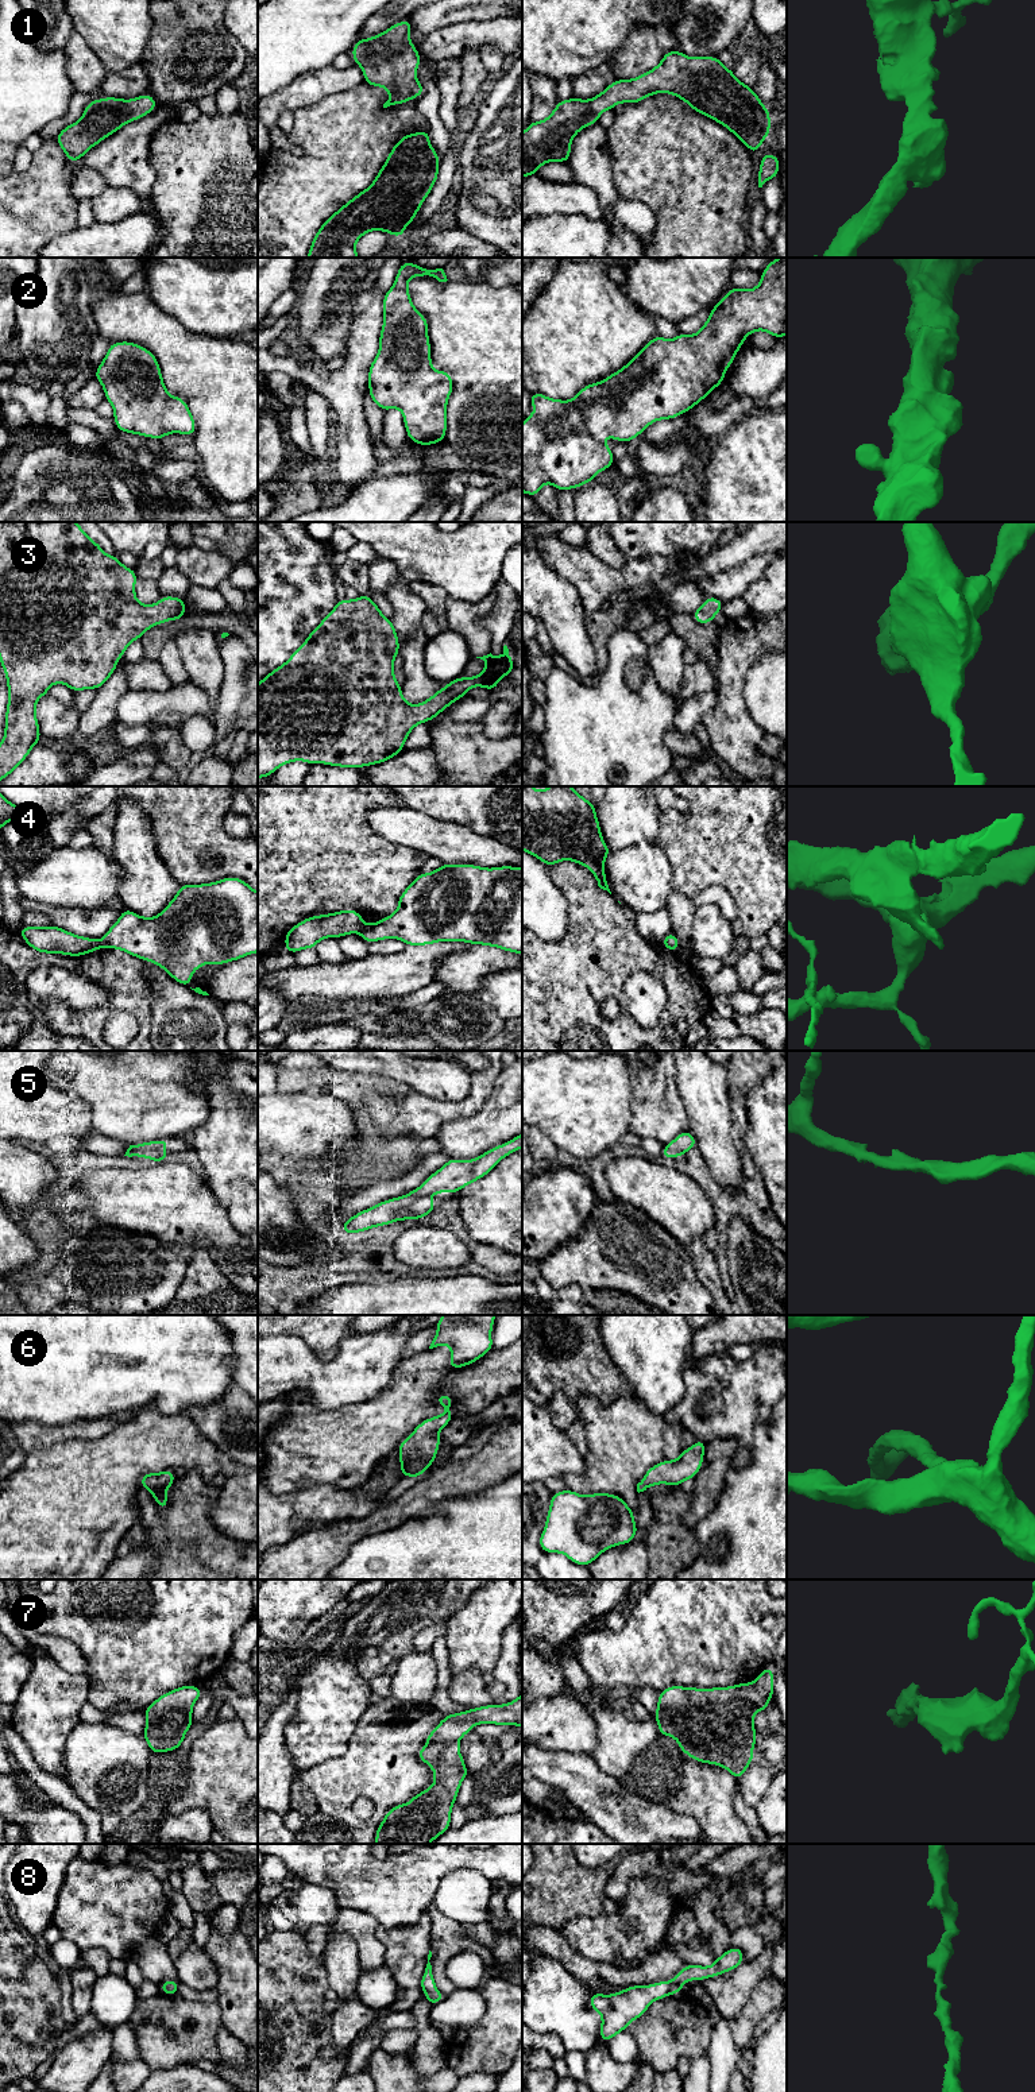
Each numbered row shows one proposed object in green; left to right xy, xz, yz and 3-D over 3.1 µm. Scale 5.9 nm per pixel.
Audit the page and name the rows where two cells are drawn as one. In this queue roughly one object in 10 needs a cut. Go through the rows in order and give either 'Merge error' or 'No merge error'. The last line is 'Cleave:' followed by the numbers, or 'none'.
1: No merge error
2: No merge error
3: No merge error
4: Merge error
5: No merge error
6: No merge error
7: No merge error
8: No merge error
Cleave: 4

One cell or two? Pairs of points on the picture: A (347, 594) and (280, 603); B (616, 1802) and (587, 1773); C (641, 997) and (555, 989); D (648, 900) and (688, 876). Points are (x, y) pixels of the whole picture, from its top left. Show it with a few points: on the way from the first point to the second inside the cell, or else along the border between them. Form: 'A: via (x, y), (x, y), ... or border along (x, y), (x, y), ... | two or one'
A: border along (339, 586), (340, 596) | two
B: via (609, 1795), (593, 1779) | one
C: border along (634, 970), (625, 981), (625, 1008), (641, 1024) | two
D: border along (664, 854), (672, 869), (674, 890) | two

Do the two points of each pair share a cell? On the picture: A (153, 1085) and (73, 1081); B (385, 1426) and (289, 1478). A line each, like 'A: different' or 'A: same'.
A: same
B: same

